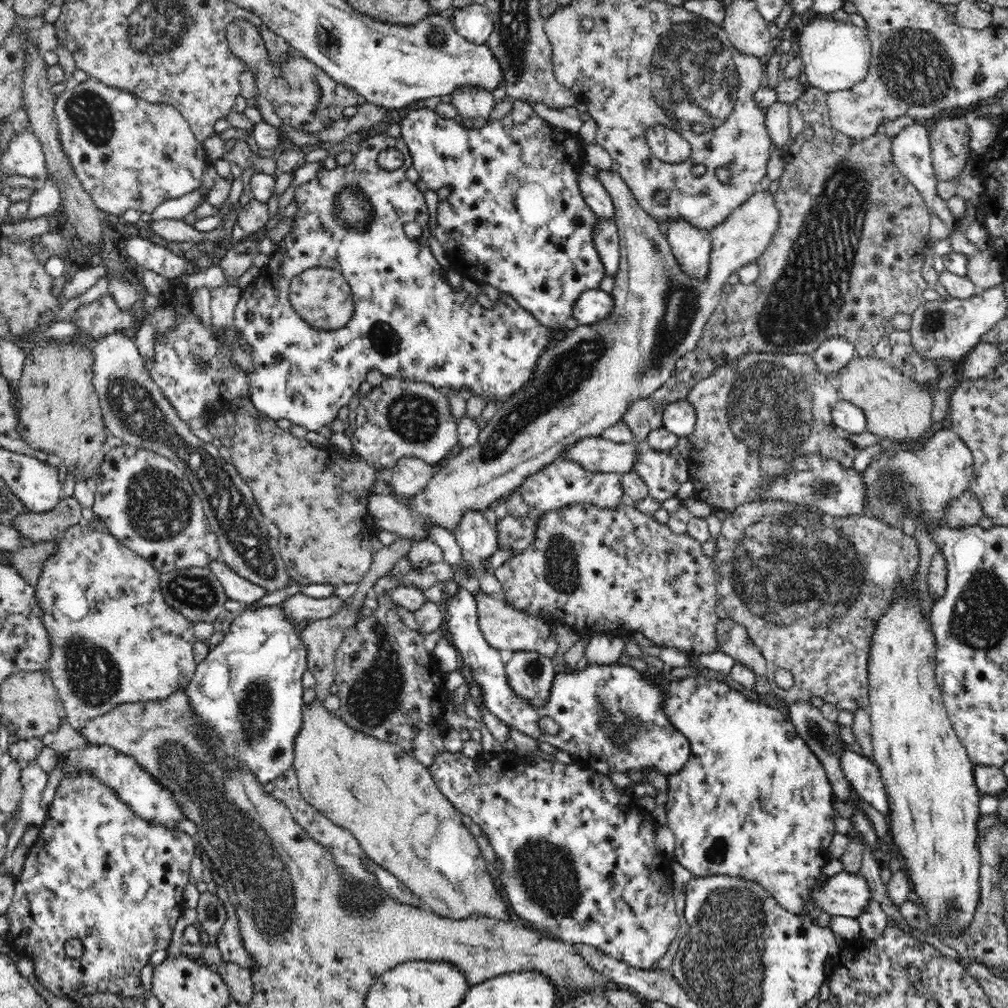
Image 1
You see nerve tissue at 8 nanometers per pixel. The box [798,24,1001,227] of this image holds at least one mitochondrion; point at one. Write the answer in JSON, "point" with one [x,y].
{"point":[914,69]}

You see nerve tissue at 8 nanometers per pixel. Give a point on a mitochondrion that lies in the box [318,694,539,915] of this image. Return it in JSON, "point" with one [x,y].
{"point":[360,901]}

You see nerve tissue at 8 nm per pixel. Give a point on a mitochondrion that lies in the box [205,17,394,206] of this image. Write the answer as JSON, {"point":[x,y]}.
{"point":[326,39]}

